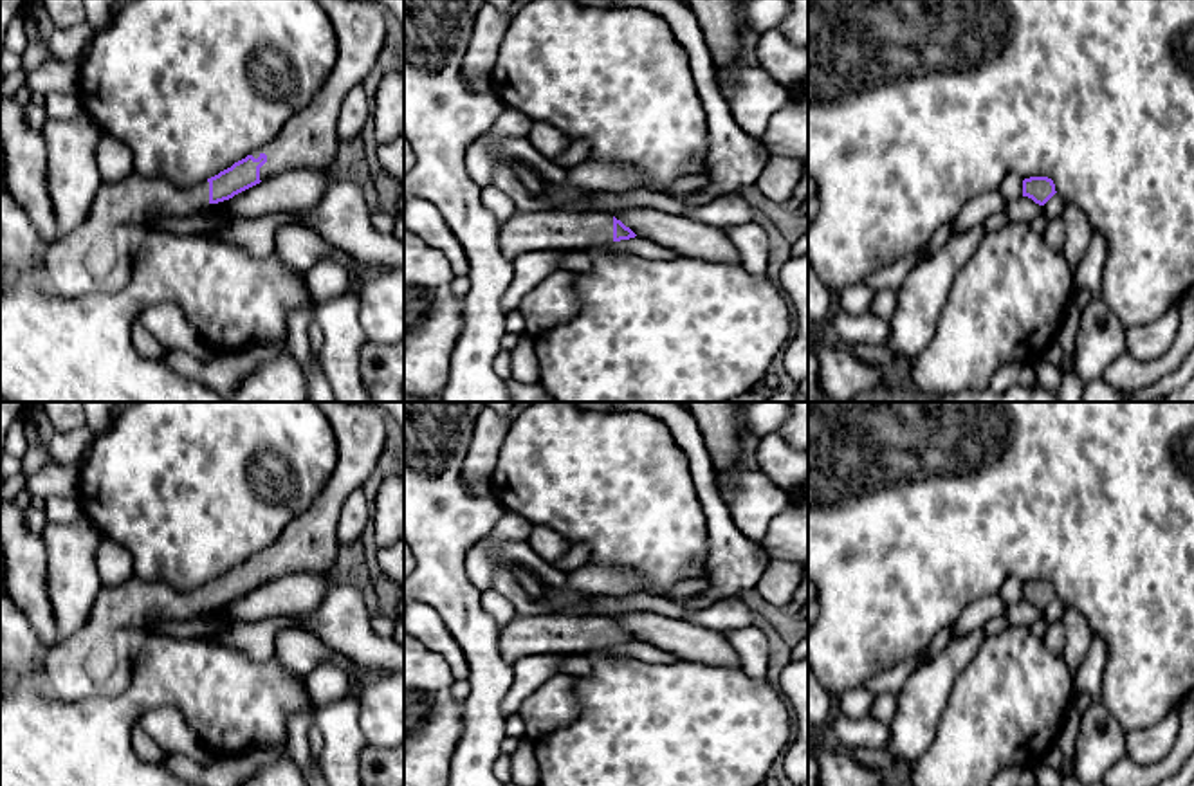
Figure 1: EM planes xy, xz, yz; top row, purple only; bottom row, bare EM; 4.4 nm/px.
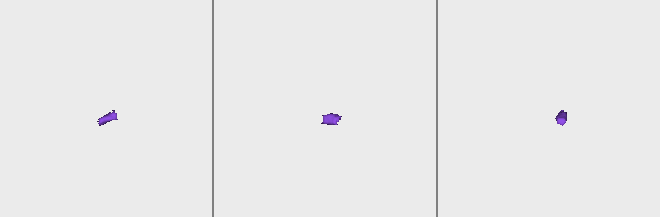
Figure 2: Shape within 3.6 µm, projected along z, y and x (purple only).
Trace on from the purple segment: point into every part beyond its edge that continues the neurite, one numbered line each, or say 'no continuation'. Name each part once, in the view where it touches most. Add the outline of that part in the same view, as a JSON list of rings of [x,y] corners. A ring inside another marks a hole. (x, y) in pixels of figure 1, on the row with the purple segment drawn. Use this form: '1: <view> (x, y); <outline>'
1: xy (309, 139); [[[316,0],[334,25],[337,61],[310,105],[280,135],[253,151],[267,155],[260,180],[294,168],[330,169],[341,139],[337,121],[346,94],[363,85],[386,43],[384,9],[372,0]]]
2: xz (525, 231); [[[516,211],[500,224],[500,249],[514,260],[523,252],[584,251],[613,242],[613,216],[604,211]]]

